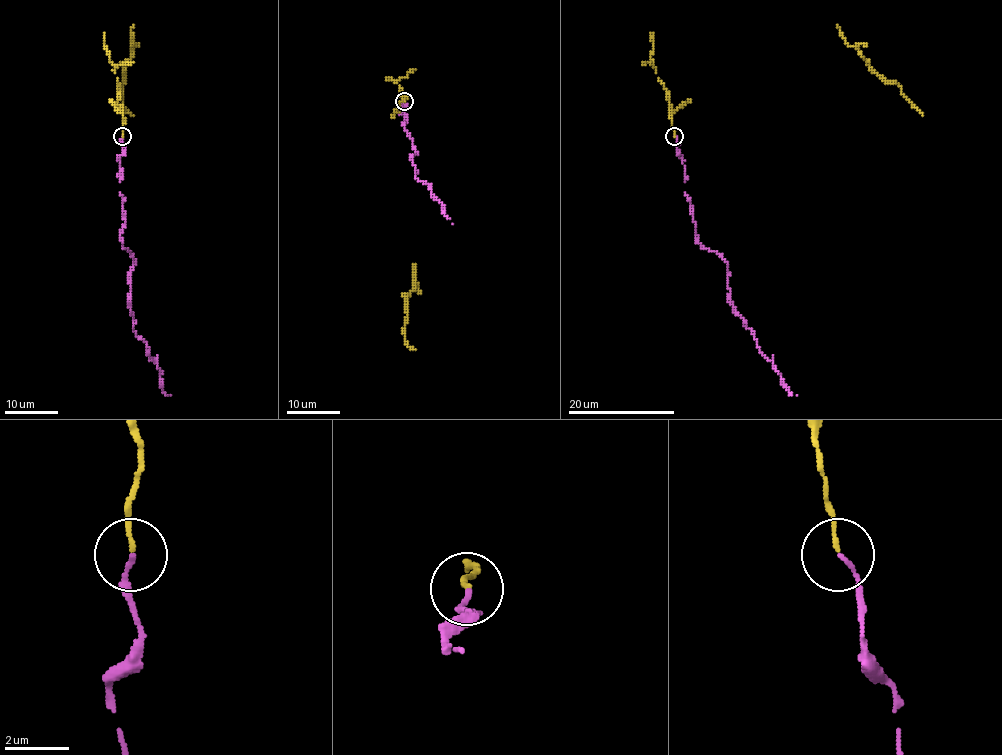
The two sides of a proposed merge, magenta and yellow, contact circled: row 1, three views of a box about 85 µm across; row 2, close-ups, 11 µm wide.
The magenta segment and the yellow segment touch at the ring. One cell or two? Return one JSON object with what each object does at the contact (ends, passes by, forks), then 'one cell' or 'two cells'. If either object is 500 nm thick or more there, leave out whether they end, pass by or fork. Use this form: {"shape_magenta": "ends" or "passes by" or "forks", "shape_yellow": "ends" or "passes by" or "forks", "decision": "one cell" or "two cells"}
{"shape_magenta": "ends", "shape_yellow": "ends", "decision": "one cell"}

